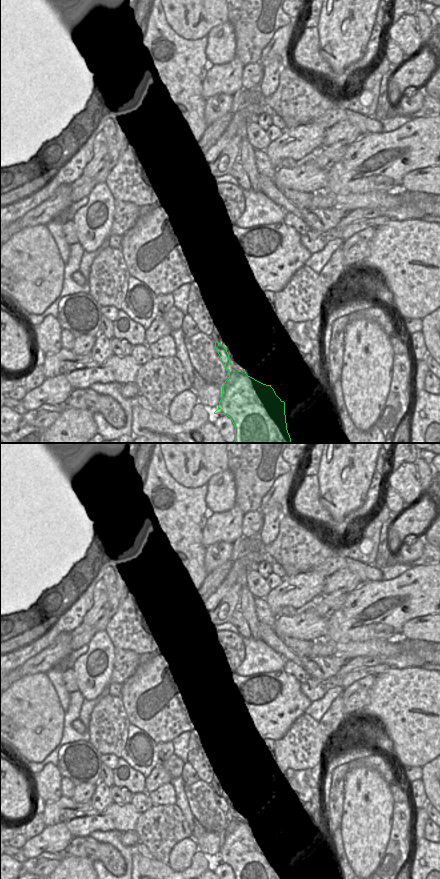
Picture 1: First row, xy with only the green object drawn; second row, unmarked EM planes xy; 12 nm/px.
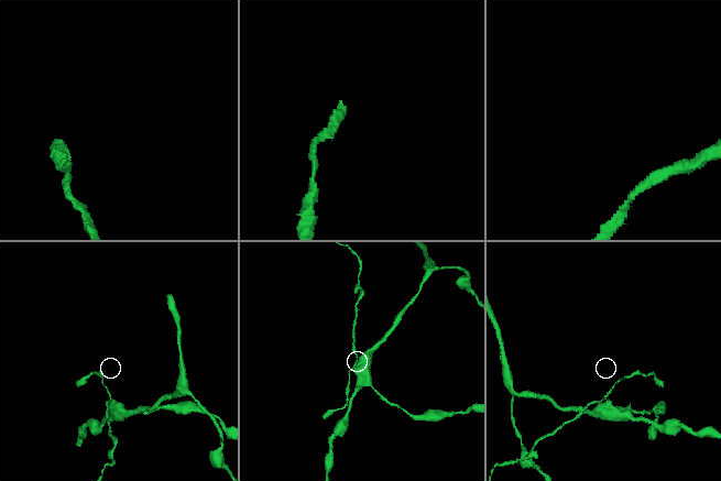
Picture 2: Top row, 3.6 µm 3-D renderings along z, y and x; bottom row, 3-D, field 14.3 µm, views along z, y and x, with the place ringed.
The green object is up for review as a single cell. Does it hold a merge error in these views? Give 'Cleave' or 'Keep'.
Keep.

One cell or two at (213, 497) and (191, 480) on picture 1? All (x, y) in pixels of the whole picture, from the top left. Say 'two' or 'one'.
two

